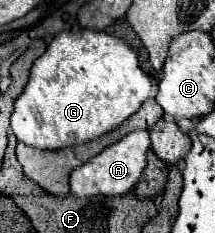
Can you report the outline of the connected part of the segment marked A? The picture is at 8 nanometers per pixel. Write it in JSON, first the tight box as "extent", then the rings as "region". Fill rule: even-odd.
{"extent":[70,131,150,197],"region":[[[148,131],[130,133],[116,145],[108,147],[104,153],[92,157],[92,161],[88,161],[88,165],[82,165],[80,169],[76,169],[76,173],[72,173],[72,177],[70,177],[72,195],[74,197],[96,197],[96,195],[122,197],[122,195],[126,195],[128,191],[132,191],[136,187],[136,183],[142,177],[142,171],[146,167],[148,149],[150,149]]]}

